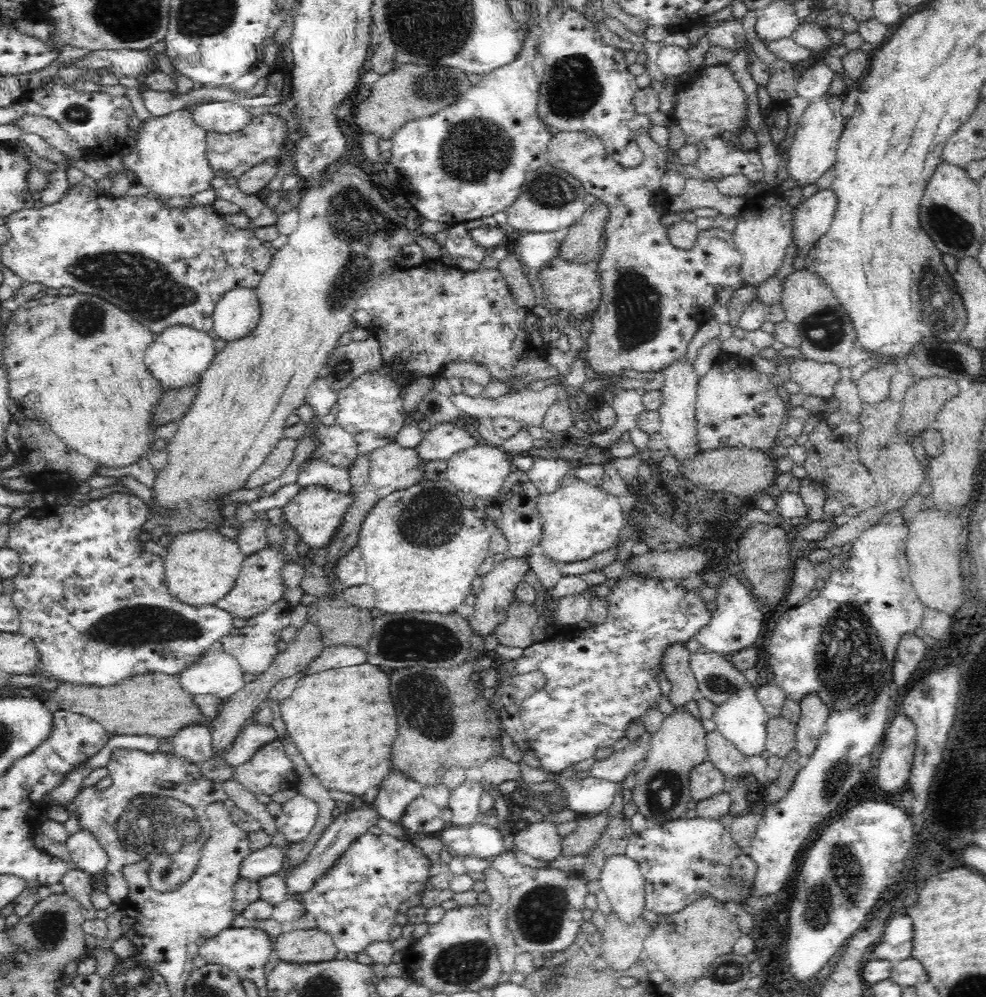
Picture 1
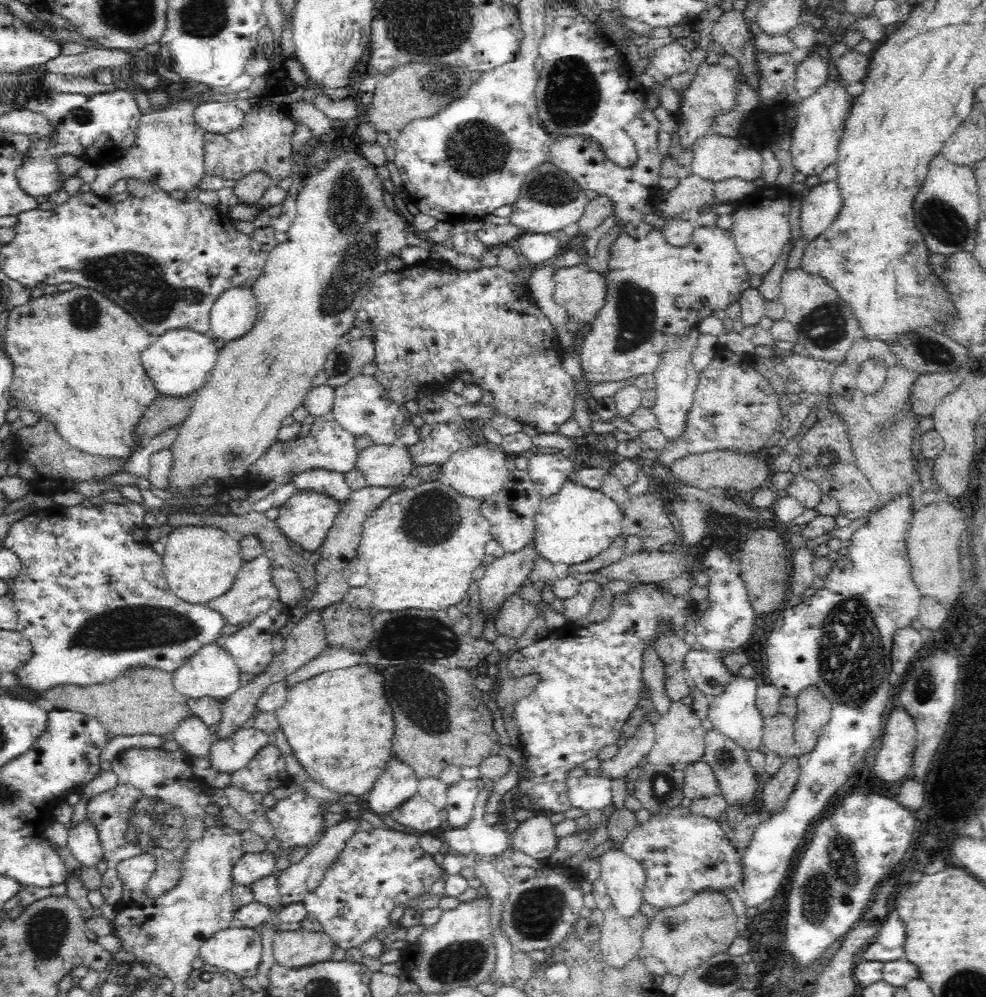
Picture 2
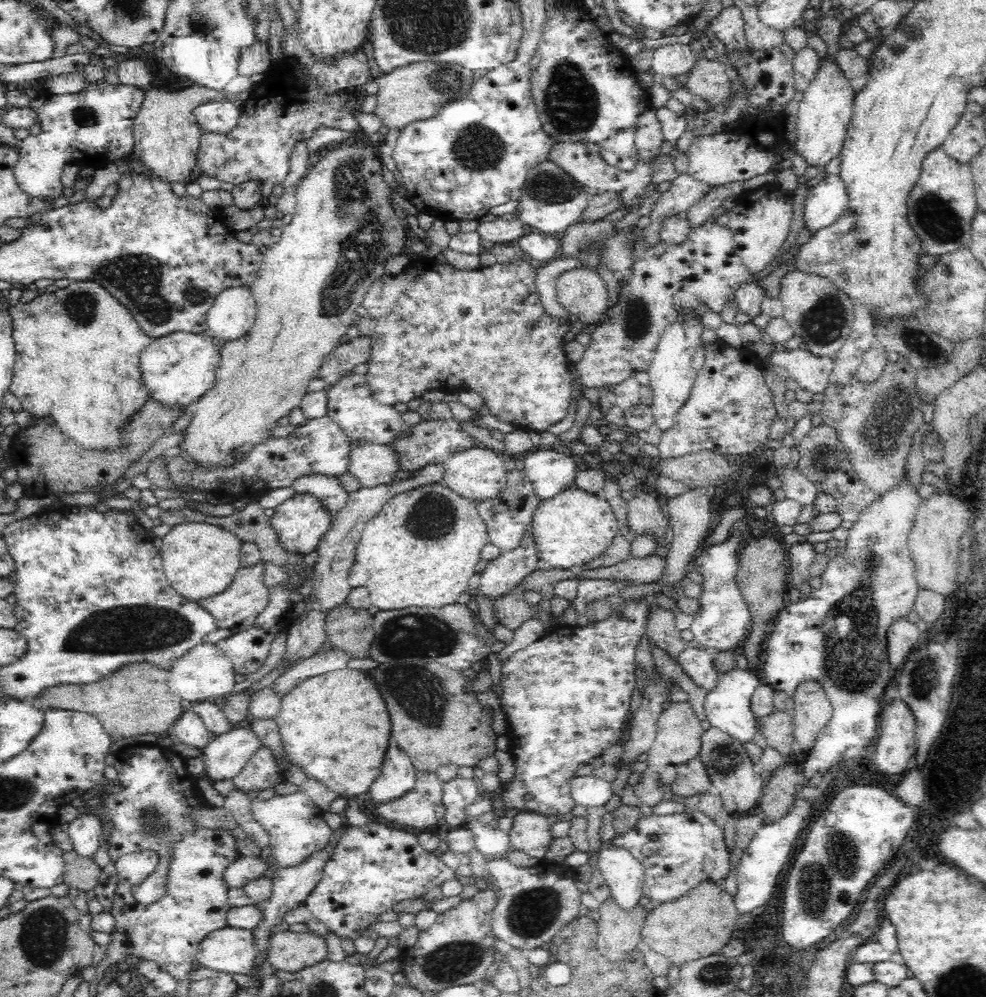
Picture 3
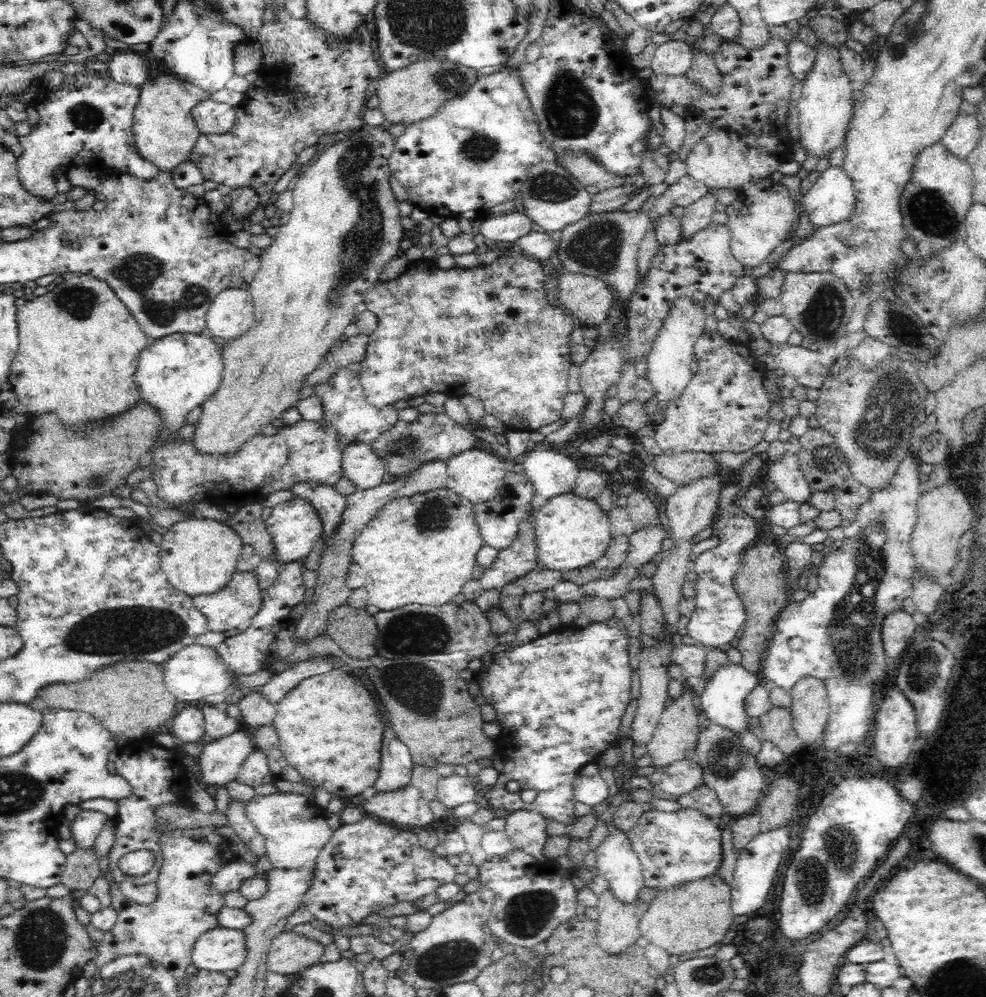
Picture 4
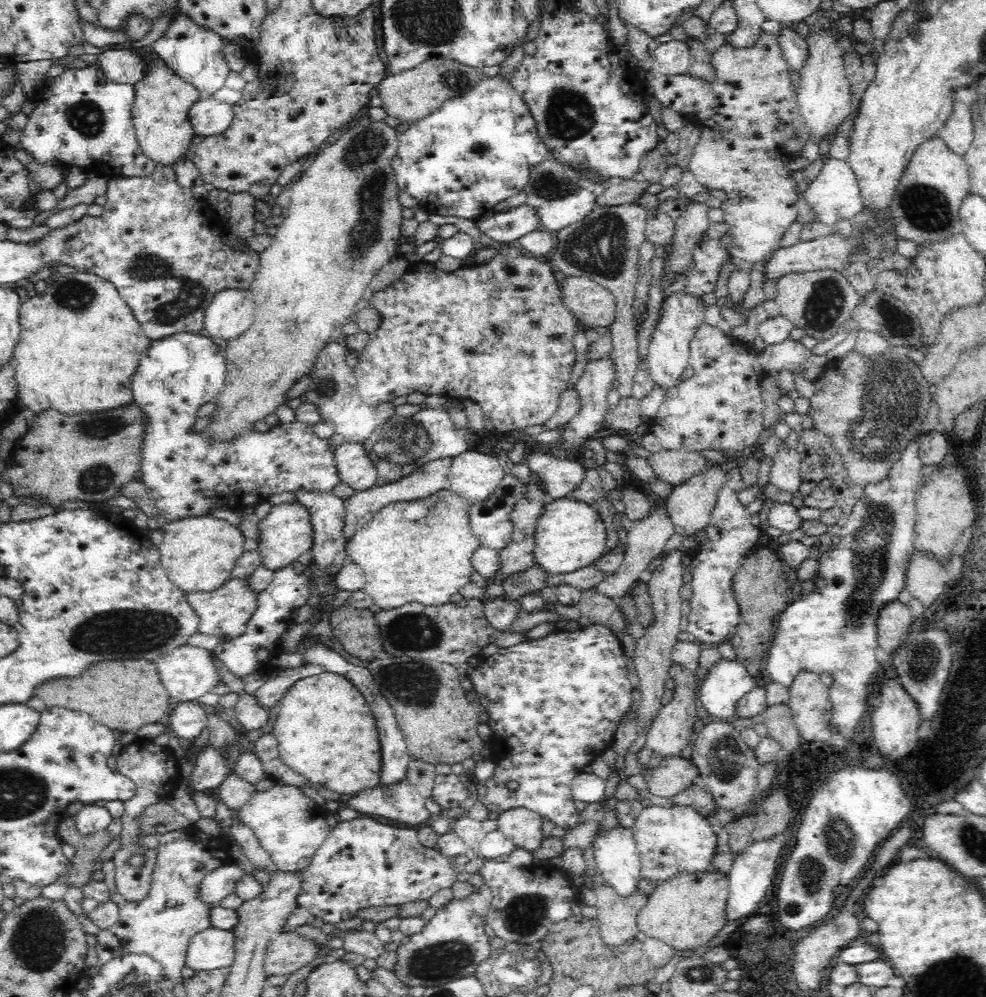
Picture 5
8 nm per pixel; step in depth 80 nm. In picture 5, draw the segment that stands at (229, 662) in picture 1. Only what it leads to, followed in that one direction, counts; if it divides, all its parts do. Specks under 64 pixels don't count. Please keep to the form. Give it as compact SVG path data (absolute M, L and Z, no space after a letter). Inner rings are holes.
M180 645L170 650L164 656L155 658L154 664L158 667L162 684L166 687L171 698L176 698L178 704L197 702L197 699L208 694L218 682L221 682L218 668L212 659L212 652L202 647Z

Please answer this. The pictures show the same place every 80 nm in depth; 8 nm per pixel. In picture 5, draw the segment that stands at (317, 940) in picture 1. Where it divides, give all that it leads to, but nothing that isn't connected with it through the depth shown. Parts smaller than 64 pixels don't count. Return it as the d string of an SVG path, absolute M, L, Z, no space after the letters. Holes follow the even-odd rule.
M284 932L270 940L266 948L264 971L266 976L287 976L318 957L320 945L299 933Z

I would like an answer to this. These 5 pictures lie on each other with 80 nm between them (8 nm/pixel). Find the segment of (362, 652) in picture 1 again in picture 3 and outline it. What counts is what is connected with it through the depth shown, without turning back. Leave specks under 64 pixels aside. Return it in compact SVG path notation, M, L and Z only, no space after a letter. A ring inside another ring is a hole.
M322 649L320 652L300 660L287 669L272 683L272 687L274 687L279 696L283 697L303 680L319 674L326 674L333 670L346 668L350 660L352 660L350 653L336 649Z

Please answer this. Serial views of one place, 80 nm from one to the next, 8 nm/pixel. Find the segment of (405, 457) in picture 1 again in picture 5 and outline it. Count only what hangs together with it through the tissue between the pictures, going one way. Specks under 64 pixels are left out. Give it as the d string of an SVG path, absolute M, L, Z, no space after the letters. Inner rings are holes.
M344 442L335 446L334 463L342 482L355 491L365 491L376 486L378 471L366 453L364 443Z

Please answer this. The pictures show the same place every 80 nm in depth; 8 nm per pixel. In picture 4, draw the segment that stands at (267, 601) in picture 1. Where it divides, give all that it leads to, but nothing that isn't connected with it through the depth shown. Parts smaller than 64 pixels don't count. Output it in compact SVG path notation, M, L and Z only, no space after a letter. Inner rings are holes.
M256 571L236 572L230 583L219 592L192 597L192 601L208 619L209 632L222 633L225 638L232 638L250 627L254 616L263 606L263 590L260 589Z

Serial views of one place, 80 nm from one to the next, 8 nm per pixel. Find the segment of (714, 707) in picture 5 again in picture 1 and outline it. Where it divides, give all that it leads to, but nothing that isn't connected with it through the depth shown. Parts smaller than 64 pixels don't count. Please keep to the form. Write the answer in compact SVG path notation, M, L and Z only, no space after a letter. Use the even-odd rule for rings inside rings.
M744 684L736 688L731 698L726 703L716 705L712 719L716 723L717 730L720 731L740 752L746 757L760 756L766 746L767 728L766 722L769 717L766 715L762 704L757 698L757 684Z

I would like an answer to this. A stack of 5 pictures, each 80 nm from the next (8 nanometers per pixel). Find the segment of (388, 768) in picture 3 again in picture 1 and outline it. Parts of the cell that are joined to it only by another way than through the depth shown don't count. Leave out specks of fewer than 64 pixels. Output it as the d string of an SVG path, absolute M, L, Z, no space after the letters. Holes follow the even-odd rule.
M392 768L388 778L384 778L378 788L378 793L372 801L376 812L392 824L401 826L400 820L408 804L420 796L423 786Z

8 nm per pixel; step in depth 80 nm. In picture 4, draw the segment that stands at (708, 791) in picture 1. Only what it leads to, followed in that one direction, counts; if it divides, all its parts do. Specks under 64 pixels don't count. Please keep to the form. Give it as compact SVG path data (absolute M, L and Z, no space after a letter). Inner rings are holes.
M691 756L660 767L648 779L658 792L682 796L704 785L703 776L702 767Z

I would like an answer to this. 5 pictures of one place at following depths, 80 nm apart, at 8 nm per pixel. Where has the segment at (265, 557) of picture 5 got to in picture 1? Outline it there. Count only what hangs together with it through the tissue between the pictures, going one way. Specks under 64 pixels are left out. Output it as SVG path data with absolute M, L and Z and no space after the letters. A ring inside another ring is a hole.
M310 485L301 489L290 502L282 506L282 518L310 548L326 547L334 538L334 534L338 532L338 526L342 524L344 514L354 502L354 496L356 493L352 490L348 493L341 493L324 486Z

